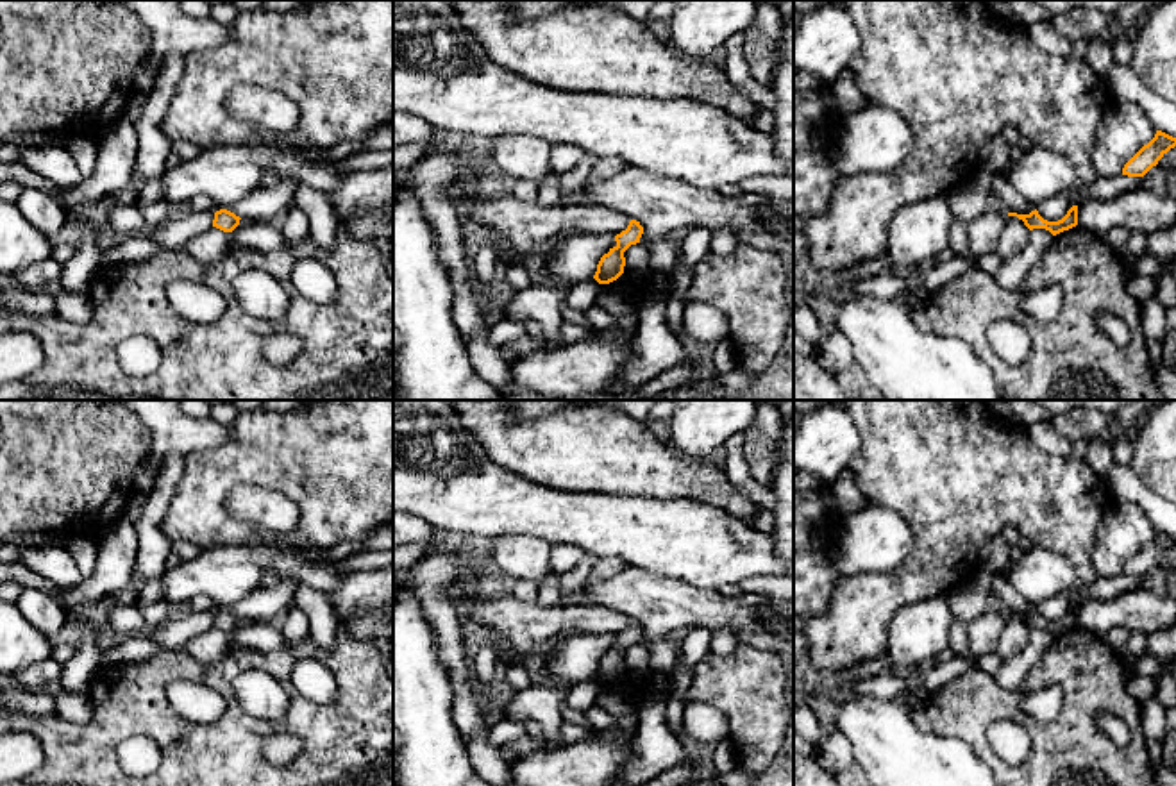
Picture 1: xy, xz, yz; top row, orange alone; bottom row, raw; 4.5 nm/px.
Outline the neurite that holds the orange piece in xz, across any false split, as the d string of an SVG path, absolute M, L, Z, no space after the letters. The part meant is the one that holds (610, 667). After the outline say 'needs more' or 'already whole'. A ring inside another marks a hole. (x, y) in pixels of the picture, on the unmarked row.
M631 620L627 629L615 636L617 645L604 654L597 665L597 672L593 679L599 684L609 684L617 681L624 673L626 657L624 652L631 647L640 643L643 634L643 627L640 622Z; already whole

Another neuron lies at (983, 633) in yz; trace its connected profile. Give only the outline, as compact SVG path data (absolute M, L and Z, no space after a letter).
M992 600L978 618L969 622L967 636L970 666L978 666L988 652L997 648L1006 620L1008 611Z

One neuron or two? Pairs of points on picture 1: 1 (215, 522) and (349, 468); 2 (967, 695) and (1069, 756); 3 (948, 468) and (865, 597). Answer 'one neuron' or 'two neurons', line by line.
1: one neuron
2: one neuron
3: one neuron

